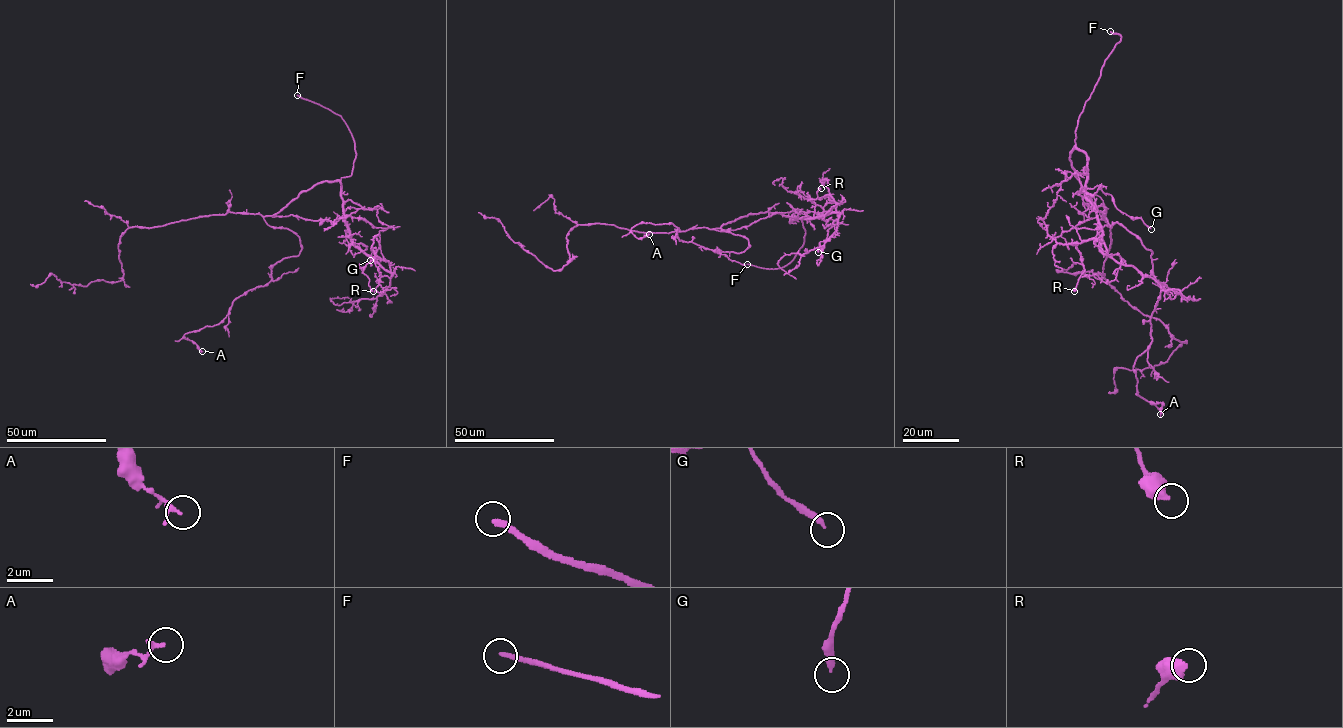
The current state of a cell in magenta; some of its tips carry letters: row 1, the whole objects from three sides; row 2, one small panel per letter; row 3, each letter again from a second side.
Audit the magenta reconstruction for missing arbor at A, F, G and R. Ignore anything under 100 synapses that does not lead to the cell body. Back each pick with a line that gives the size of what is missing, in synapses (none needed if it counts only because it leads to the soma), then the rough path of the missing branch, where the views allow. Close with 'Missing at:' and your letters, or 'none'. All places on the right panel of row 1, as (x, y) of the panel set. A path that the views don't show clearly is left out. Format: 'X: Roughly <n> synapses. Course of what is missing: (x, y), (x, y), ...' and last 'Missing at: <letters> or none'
Missing at: F

